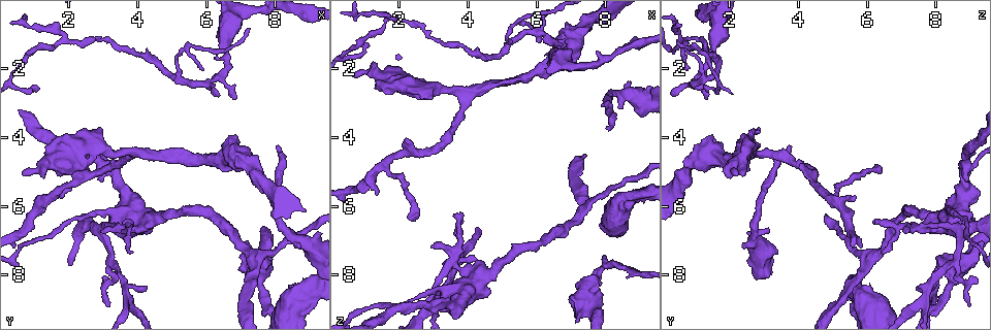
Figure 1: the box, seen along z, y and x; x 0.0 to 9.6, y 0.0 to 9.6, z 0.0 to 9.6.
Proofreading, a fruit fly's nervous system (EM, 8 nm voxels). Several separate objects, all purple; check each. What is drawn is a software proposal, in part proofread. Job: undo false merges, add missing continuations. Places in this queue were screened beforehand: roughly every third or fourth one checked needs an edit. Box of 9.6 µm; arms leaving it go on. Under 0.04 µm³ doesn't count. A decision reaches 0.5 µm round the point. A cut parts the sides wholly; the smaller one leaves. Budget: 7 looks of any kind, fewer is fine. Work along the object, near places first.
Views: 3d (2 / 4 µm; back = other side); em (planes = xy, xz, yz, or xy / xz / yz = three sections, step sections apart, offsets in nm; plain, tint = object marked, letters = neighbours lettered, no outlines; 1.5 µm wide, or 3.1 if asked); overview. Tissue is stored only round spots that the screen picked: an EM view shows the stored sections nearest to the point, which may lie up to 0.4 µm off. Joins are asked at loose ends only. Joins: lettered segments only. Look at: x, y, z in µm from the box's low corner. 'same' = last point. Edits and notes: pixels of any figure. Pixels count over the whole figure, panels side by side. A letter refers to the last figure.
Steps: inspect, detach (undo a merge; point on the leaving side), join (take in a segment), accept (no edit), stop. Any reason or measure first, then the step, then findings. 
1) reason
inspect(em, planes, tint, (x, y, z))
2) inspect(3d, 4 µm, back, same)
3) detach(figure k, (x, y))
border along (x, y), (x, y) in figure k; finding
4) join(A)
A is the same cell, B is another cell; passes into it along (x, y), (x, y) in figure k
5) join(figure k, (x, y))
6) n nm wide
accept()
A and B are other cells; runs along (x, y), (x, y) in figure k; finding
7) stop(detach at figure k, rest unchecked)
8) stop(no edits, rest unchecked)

branch stops here
inspect(3d, 2 µm, (2.85, 3.85, 2.90))

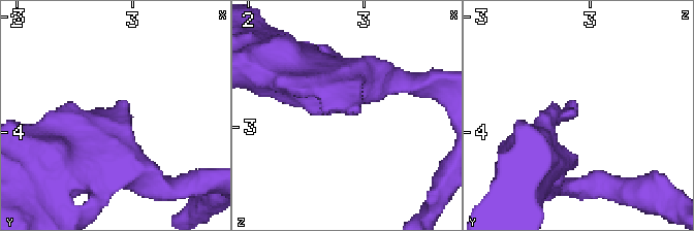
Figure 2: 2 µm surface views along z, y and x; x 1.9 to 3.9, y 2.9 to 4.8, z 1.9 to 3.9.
arms of 220, 440 nm; now the EM
inspect(em, planes, letters, (2.80, 3.86, 2.86))

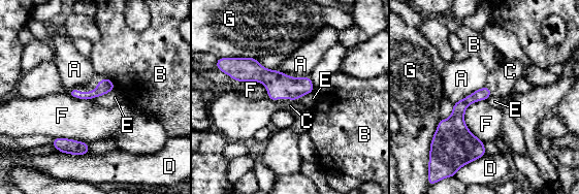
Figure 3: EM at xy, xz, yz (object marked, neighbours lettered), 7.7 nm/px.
join(C)
C is the same cell, A, B, D, E, F and G are other cells; passes into it along (105, 86), (85, 92), (89, 87) in figure 3; the neuron continues

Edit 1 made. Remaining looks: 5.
long arm stops here
inspect(3d, 4 µm, back, (8.05, 4.25, 3.75))

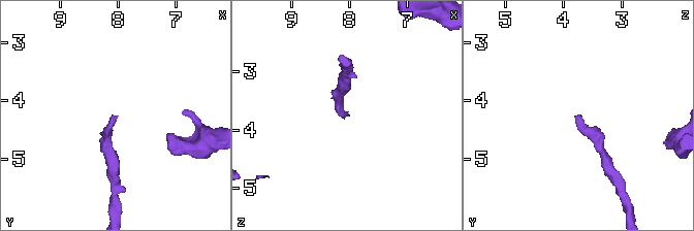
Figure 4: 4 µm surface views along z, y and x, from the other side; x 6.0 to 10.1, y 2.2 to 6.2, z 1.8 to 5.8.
inspect(em, planes, tint, (8.10, 4.30, 3.85))

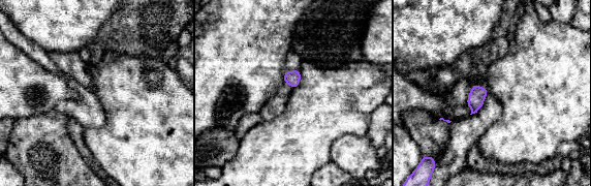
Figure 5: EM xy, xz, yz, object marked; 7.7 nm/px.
inspect(em, planes, letters, same)

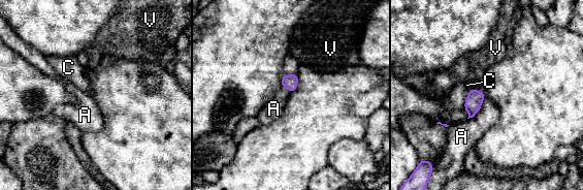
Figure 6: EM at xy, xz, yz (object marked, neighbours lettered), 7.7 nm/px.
120 nm wide; A touches over 240 nm
join(C)
C is the same cell, A and V are other cells; it goes on there

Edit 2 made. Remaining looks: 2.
tapers out
inspect(em, planes, letters, (2.95, 6.70, 7.20))

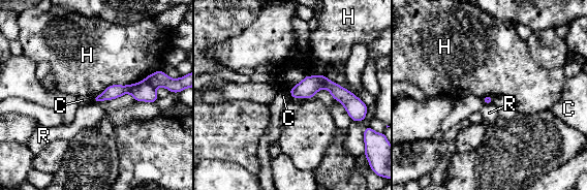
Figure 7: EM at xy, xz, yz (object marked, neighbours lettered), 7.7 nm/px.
detach(figure 7, (159, 78))
C, H and R are other cells; border along (146, 78), (154, 88) in figure 7; two neurons meet here

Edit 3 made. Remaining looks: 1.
stop(join at figure 3, join at figure 6, detach at figure 7, rest unchecked)

